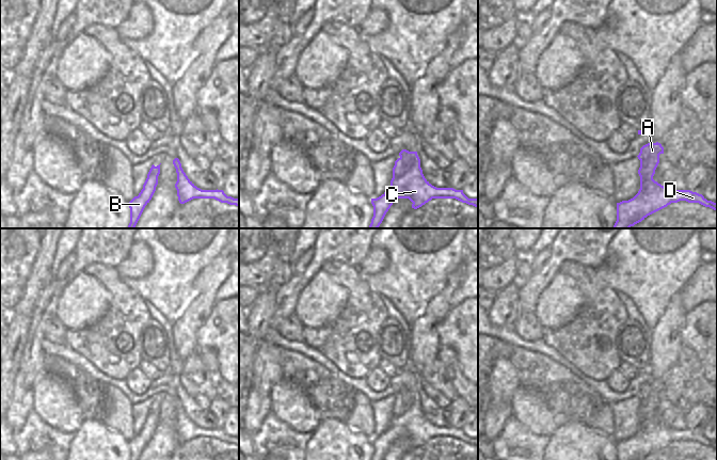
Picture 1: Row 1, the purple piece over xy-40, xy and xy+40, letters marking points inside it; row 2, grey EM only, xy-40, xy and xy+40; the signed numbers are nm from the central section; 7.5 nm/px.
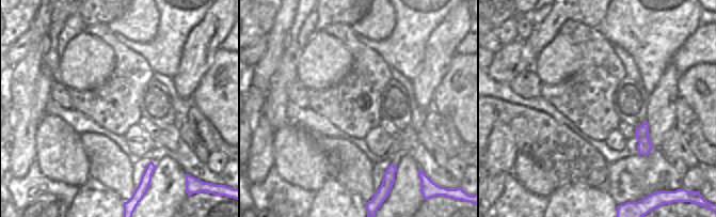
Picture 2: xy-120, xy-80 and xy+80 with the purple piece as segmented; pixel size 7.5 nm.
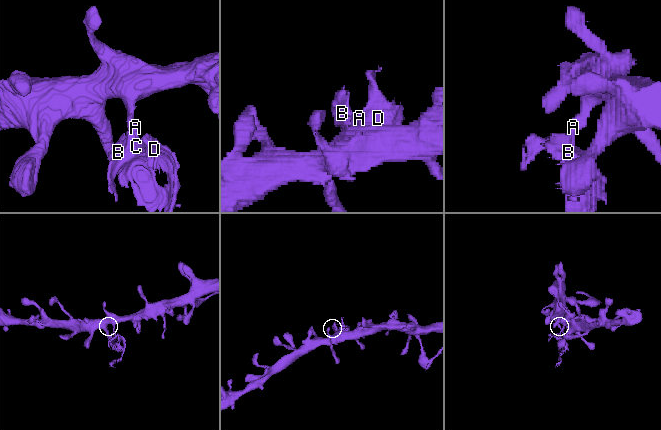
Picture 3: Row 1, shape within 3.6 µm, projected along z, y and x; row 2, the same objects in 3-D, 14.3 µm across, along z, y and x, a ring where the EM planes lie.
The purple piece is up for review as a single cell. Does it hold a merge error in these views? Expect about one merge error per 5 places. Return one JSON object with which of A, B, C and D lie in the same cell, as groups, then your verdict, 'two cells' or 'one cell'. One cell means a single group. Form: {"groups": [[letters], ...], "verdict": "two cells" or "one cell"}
{"groups": [["A"], ["B", "C", "D"]], "verdict": "two cells"}

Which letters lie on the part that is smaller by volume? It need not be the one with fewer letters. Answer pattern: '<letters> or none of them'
B, C, D

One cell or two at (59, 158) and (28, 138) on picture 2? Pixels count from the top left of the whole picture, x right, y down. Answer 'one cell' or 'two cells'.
two cells

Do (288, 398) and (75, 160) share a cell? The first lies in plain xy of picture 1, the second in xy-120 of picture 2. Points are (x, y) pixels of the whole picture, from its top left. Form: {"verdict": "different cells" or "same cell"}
{"verdict": "same cell"}

